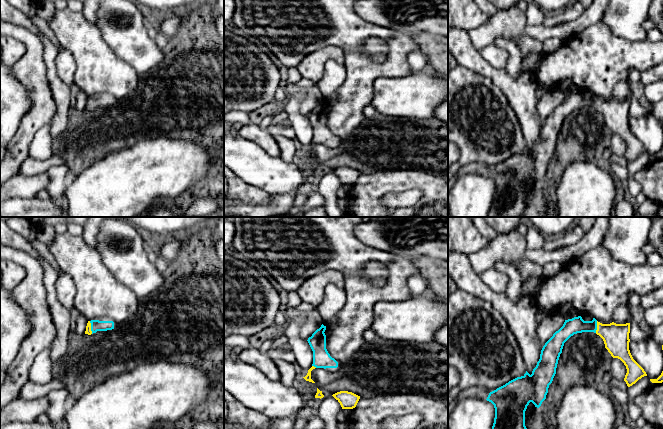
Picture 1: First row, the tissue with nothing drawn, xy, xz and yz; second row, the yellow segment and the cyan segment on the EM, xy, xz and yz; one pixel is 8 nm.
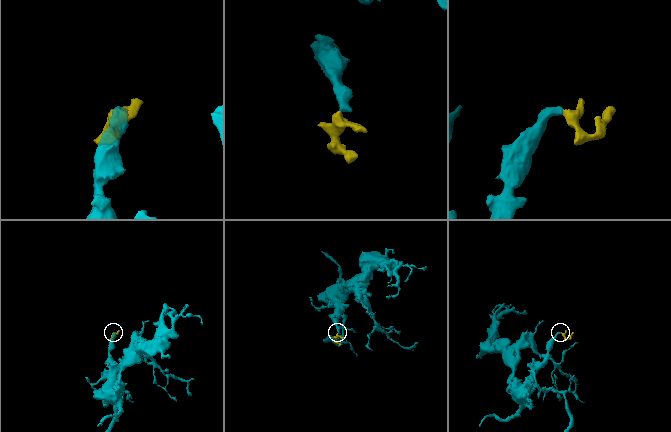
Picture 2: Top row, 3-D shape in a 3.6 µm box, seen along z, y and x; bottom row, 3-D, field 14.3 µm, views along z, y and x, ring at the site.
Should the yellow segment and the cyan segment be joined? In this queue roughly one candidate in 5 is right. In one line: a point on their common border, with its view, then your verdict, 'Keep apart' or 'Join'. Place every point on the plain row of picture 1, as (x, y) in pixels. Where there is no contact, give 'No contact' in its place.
Touches yellow at xy (90, 103). Join

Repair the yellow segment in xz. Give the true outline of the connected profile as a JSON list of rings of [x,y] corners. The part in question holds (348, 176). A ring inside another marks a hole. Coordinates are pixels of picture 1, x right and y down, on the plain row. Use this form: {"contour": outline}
{"contour": [[[340,167],[332,172],[340,179],[342,185],[355,184],[360,175],[360,172],[348,167]]]}

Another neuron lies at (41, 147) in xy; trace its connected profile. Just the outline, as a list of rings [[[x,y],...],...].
[[[52,119],[34,135],[29,147],[28,157],[46,160],[51,159],[54,156],[53,140],[50,135],[51,121]]]

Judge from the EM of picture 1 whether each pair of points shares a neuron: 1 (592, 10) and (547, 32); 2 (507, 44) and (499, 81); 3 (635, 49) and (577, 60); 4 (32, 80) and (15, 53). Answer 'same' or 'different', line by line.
1: same
2: different
3: same
4: different

